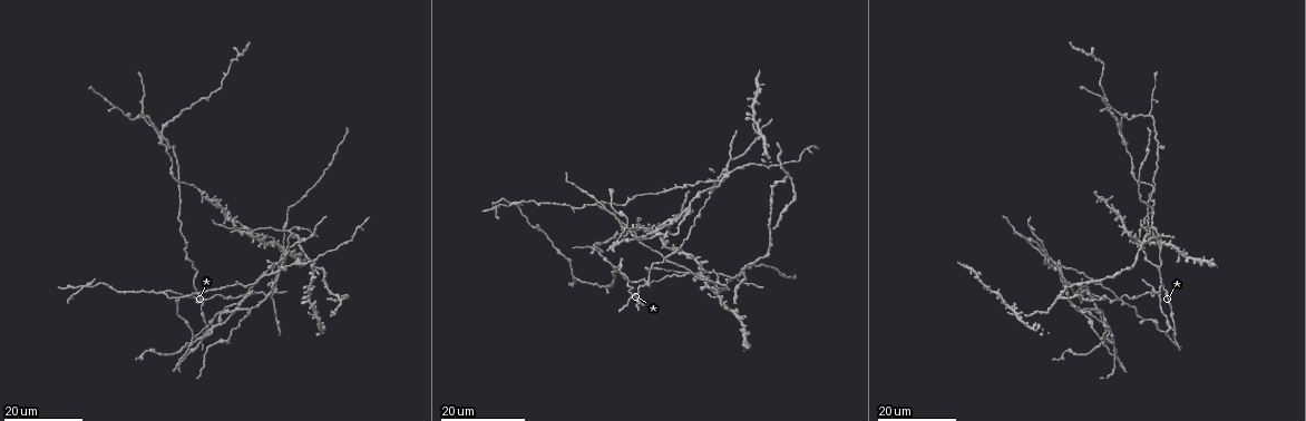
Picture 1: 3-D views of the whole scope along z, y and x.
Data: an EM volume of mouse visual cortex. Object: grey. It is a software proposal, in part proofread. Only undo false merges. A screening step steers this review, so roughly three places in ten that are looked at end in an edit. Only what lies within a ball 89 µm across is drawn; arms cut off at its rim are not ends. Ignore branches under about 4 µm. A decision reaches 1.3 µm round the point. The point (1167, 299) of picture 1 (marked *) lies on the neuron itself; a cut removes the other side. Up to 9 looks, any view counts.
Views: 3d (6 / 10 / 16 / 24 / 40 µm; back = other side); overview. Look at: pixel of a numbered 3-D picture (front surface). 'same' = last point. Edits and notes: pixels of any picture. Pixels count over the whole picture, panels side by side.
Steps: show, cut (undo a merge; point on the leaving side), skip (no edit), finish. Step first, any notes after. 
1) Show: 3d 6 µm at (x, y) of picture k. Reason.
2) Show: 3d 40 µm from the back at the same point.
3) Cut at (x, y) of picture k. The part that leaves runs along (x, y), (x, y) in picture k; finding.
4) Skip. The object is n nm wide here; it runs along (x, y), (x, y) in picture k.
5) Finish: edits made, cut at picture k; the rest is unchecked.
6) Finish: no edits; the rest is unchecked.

Show: 3d 16 µm at (567, 257) of picture 1. Thick turns thin.

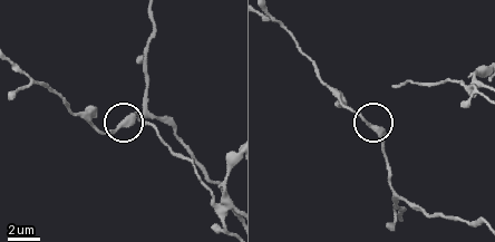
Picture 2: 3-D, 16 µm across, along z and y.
Show: 3d 6 µm at (118, 124) of picture 2.

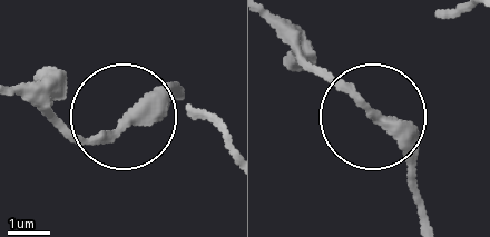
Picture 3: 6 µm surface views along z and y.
Skip. The object is 260 nm wide here; it runs along (422, 215), (398, 140), (294, 48) in picture 3; one neuron here.

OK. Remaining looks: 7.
Show: 3d 24 µm at (1120, 135) of picture 1. Four-way junction.

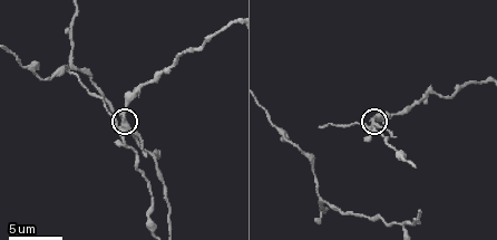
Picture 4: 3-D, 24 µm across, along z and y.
Show: 3d 10 µm at (373, 122) of picture 4. Zoom in.

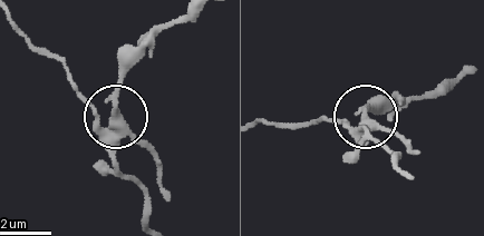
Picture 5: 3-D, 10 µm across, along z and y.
Cut at (112, 99) of picture 5. The object is 330 nm wide here; the part that leaves runs along (120, 127), (120, 78), (126, 66), (158, 33), (196, 15) in picture 5; two neurons meet here.

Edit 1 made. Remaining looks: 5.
Show: overview.

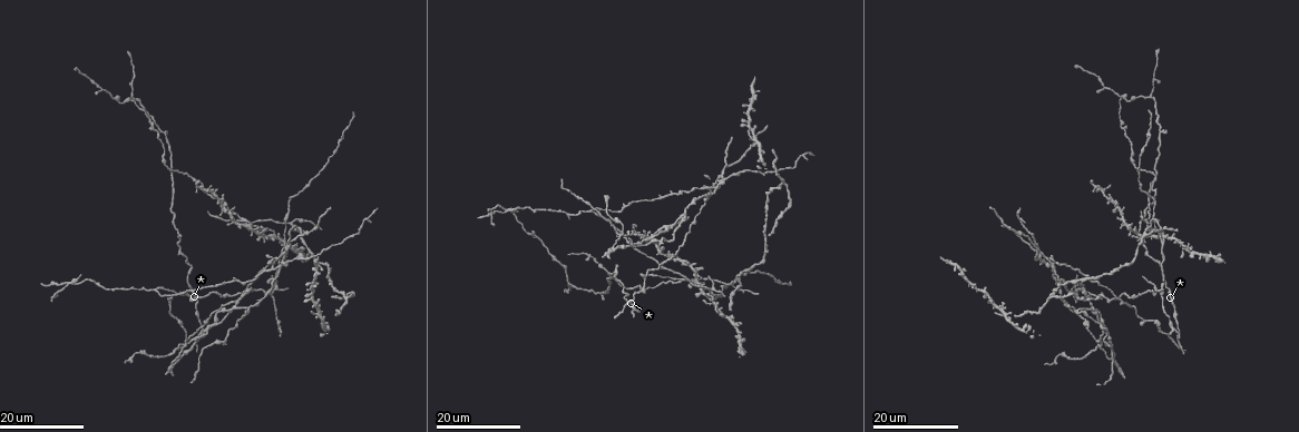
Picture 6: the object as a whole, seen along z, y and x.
Show: 3d 16 µm at (277, 236) of picture 6. Three arms meet.

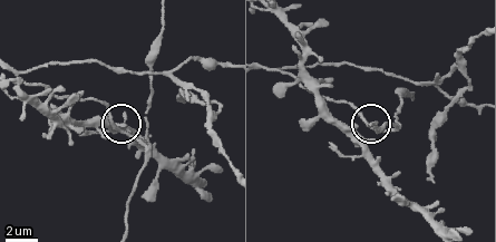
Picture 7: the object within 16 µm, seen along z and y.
Show: 3d 6 µm at (111, 125) of picture 7.

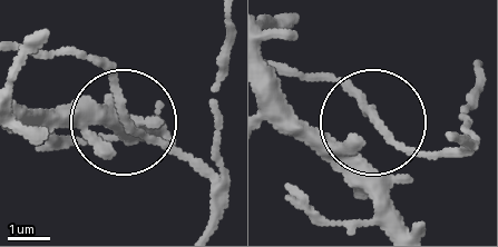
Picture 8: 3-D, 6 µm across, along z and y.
Skip. The side arm is 35 µm long; continuous, no second neuron.

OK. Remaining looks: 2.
Show: 3d 10 µm at (73, 68) of picture 4. Three arms meet.

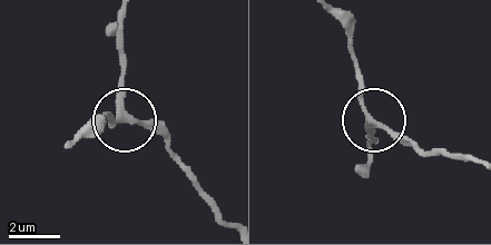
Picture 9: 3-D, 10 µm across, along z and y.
Show: 3d 6 µm at (371, 122) of picture 9. Zoom in.

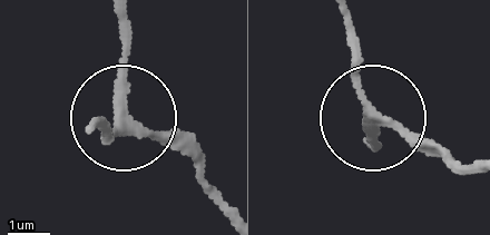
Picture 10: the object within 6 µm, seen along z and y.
Skip. The object is 210 nm wide here; it runs along (223, 195), (130, 120), (127, 13) in picture 10; one neuron here.

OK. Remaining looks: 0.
Finish: edits made, cut at picture 5; the rest is unchecked.

